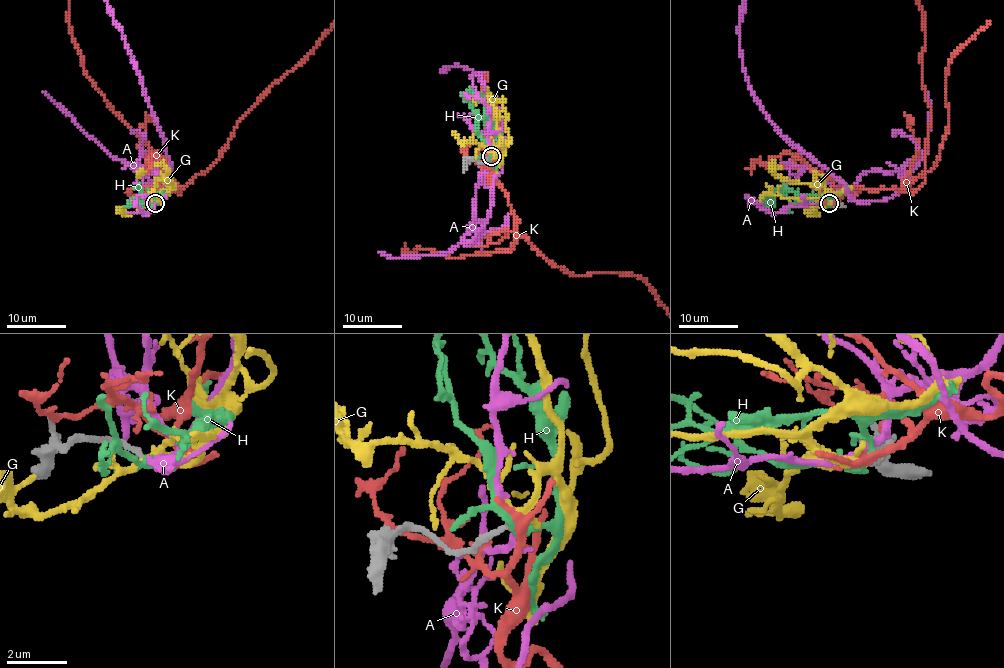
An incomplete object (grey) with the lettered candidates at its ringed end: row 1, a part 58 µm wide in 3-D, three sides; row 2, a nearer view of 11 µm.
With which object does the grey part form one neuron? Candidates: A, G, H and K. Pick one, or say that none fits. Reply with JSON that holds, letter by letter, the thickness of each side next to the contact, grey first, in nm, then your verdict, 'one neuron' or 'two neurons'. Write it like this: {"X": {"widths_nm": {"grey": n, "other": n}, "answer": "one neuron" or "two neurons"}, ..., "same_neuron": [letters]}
{"A": {"widths_nm": {"grey": 190, "other": 200}, "answer": "two neurons"}, "G": {"widths_nm": {"grey": 190, "other": 220}, "answer": "one neuron"}, "H": {"widths_nm": {"grey": 190, "other": 190}, "answer": "two neurons"}, "K": {"widths_nm": {"grey": 190, "other": 260}, "answer": "two neurons"}, "same_neuron": ["G"]}

